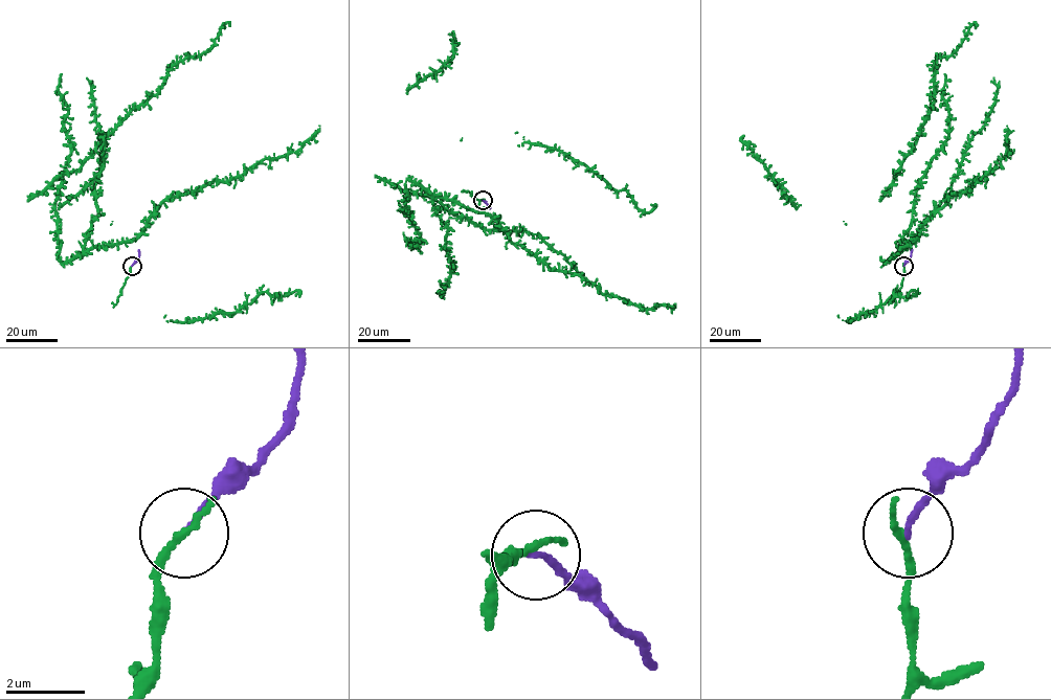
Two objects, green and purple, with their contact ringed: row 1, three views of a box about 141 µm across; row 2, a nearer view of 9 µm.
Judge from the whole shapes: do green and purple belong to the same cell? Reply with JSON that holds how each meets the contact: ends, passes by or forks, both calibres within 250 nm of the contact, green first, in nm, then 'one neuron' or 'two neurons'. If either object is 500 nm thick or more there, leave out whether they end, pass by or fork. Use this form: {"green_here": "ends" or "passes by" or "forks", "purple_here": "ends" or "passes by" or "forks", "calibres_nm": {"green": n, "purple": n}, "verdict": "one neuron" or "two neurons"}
{"green_here": "ends", "purple_here": "ends", "calibres_nm": {"green": 220, "purple": 160}, "verdict": "two neurons"}

